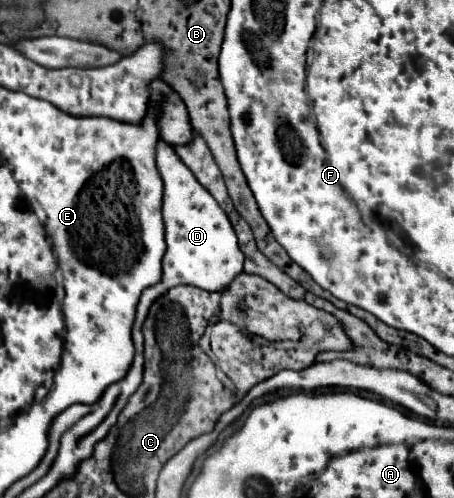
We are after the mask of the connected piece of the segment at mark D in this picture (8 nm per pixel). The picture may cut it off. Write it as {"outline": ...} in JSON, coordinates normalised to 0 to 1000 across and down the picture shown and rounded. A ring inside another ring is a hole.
{"outline":[[[346,283],[341,295],[341,327],[359,363],[359,448],[363,448],[363,512],[359,512],[359,556],[350,572],[333,572],[333,580],[315,584],[315,596],[302,612],[297,653],[293,653],[293,685],[297,685],[297,721],[289,729],[289,741],[280,745],[280,757],[271,765],[258,765],[253,773],[240,773],[227,785],[227,797],[218,797],[218,817],[244,813],[240,829],[227,845],[240,845],[253,853],[258,829],[280,809],[280,797],[306,777],[311,749],[315,749],[315,673],[311,653],[324,637],[324,624],[333,608],[359,592],[368,580],[385,572],[430,572],[456,584],[487,584],[504,572],[504,564],[535,544],[535,508],[526,508],[518,464],[504,448],[504,436],[491,428],[491,420],[469,404],[465,388],[456,388],[438,363],[430,363],[430,351],[385,315],[385,299],[368,291],[363,283]]]}

